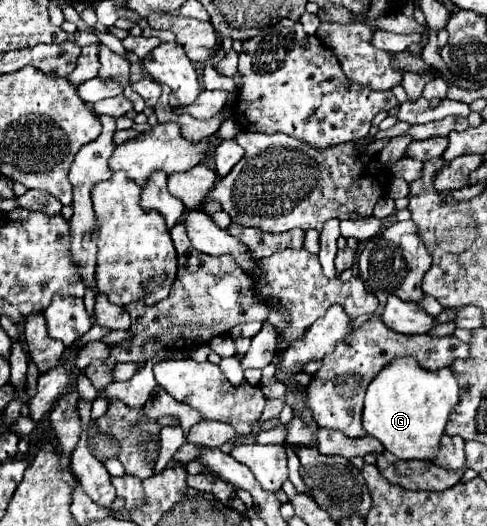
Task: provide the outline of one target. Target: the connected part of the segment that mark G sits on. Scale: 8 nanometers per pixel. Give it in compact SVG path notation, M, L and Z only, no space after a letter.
M393 359L367 387L363 429L399 459L431 459L439 451L439 439L457 401L459 387L449 367L427 371L419 367L417 359Z

